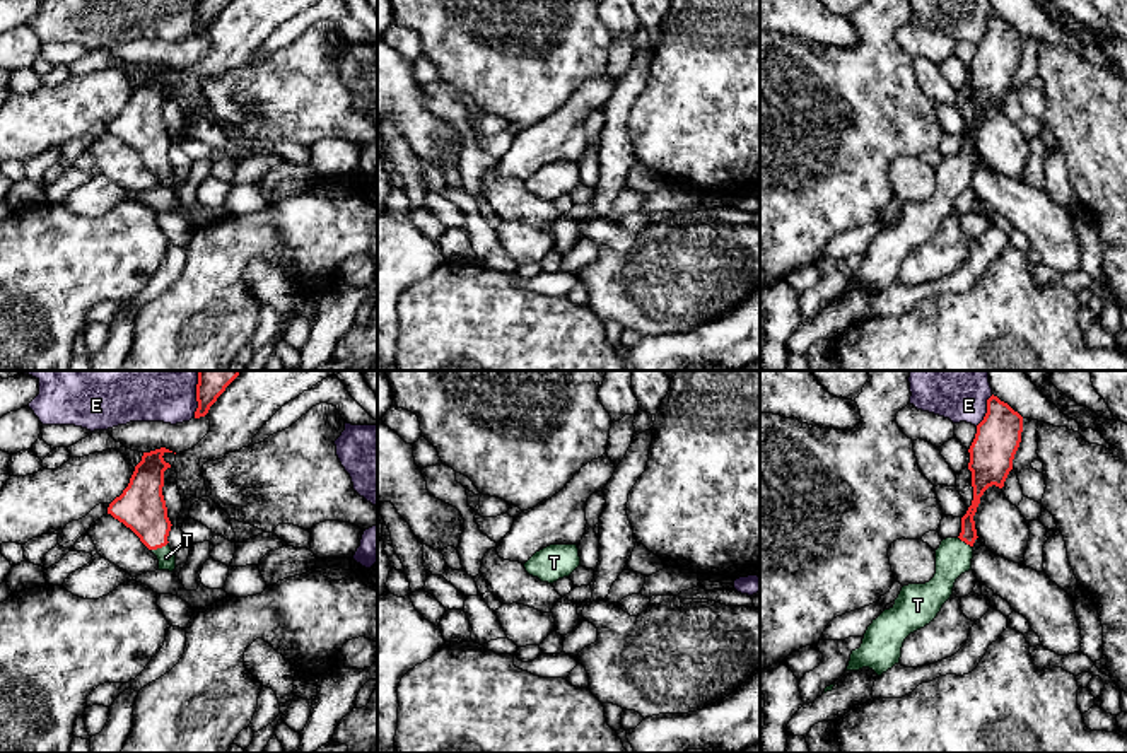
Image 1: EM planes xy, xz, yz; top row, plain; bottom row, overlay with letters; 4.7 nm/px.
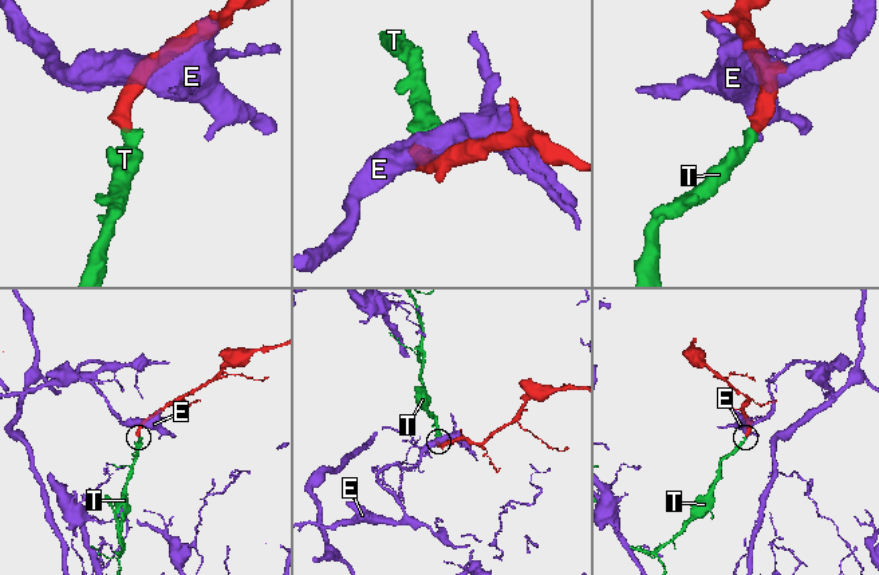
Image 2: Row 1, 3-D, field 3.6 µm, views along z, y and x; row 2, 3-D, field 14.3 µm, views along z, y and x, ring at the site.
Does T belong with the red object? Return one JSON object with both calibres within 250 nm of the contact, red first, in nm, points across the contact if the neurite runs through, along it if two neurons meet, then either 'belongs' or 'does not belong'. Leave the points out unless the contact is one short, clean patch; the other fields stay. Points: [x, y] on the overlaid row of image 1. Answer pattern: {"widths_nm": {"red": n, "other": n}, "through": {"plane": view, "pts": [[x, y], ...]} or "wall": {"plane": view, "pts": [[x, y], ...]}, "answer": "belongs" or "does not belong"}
{"widths_nm": {"red": 220, "other": 90}, "through": {"plane": "xy", "pts": [[142, 507], [159, 547], [166, 557]]}, "answer": "belongs"}

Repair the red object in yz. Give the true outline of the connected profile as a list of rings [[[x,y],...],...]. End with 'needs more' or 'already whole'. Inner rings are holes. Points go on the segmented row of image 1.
[[[992,394],[968,449],[973,500],[961,517],[960,536],[943,540],[934,550],[936,574],[929,582],[903,586],[895,604],[873,620],[861,647],[852,651],[845,671],[869,668],[881,676],[900,663],[905,639],[934,622],[943,604],[951,598],[956,579],[972,570],[972,546],[978,538],[973,516],[989,487],[1004,487],[1013,470],[1021,432],[1023,417]]]; needs more

